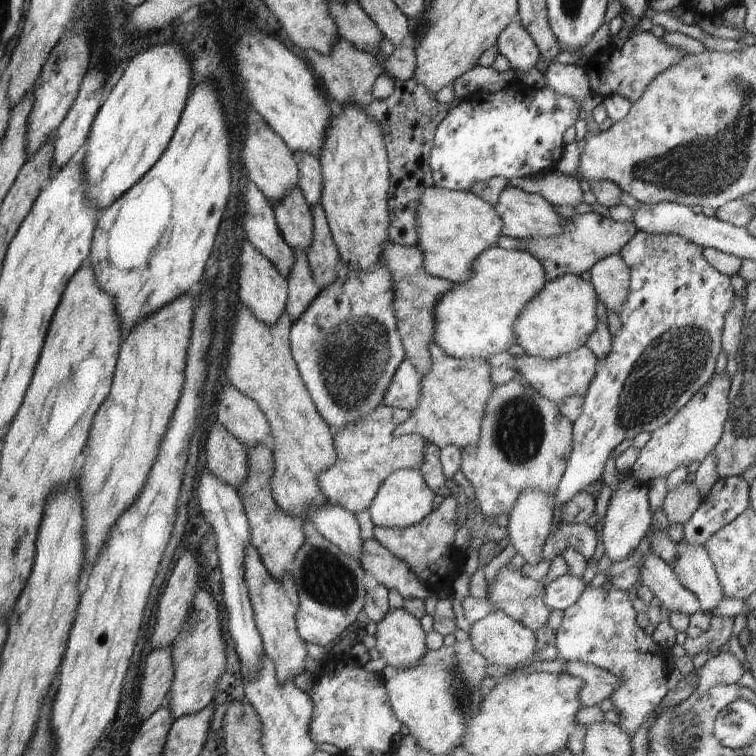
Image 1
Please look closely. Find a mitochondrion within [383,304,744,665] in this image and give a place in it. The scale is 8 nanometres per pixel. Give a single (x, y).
(668, 366)

